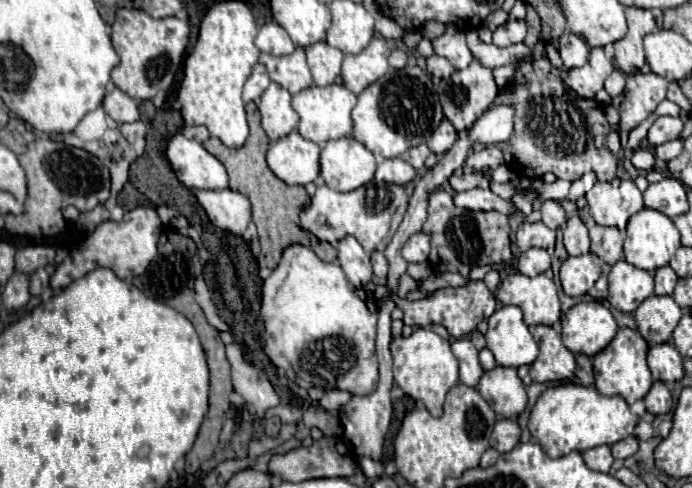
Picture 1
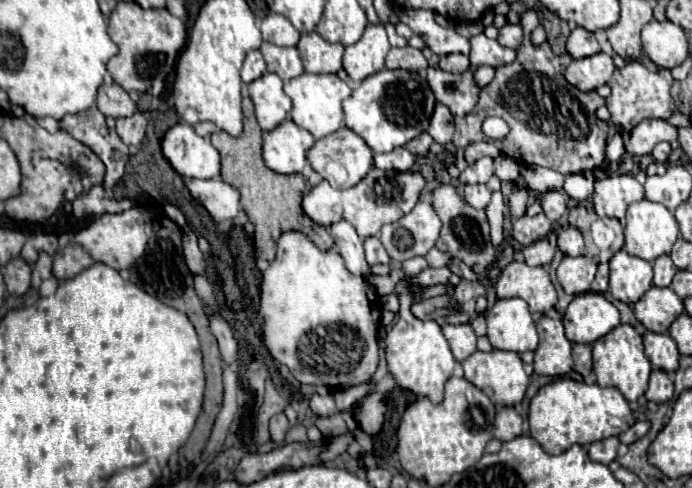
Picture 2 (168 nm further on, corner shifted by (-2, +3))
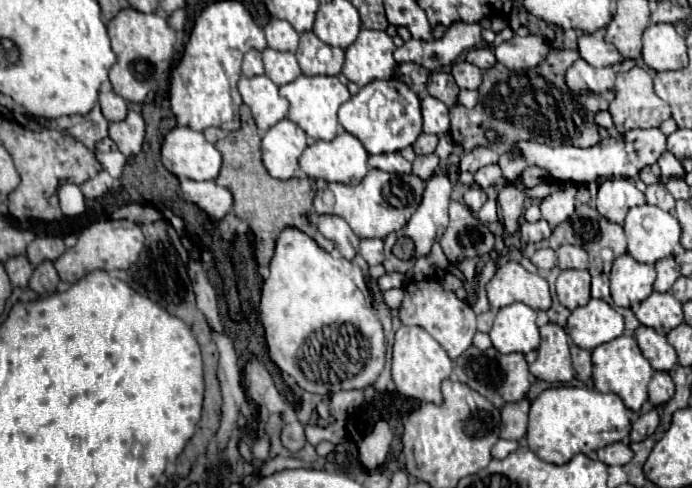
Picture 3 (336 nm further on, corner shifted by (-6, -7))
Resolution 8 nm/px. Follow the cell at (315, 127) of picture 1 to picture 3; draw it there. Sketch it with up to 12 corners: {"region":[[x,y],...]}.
{"region":[[300,75],[280,87],[288,119],[310,139],[338,135],[350,99],[330,75]]}

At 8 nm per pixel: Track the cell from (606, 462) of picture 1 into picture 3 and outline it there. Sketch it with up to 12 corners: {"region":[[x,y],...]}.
{"region":[[612,443],[598,449],[606,465],[626,465],[632,449],[626,443]]}

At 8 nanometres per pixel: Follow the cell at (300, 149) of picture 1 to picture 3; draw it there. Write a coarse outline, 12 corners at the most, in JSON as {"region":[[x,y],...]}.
{"region":[[282,119],[262,137],[262,163],[290,179],[306,133]]}

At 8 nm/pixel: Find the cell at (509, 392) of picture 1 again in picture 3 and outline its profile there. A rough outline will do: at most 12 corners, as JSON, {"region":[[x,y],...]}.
{"region":[[468,347],[456,379],[494,407],[522,401],[530,371],[522,353]]}

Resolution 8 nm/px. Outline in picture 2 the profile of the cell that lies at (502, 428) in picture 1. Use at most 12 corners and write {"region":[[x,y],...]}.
{"region":[[502,407],[492,433],[502,443],[522,435],[522,417]]}

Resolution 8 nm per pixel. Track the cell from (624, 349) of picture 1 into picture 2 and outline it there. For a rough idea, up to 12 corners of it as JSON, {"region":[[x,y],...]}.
{"region":[[632,325],[592,345],[600,387],[628,401],[648,389],[650,361]]}

